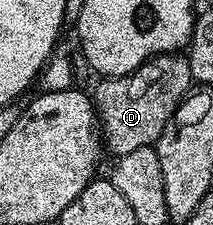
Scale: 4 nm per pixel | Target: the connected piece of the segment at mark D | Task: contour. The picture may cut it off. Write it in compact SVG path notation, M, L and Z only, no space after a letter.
M181 53L156 55L131 73L110 75L99 82L91 98L104 146L115 157L130 155L135 149L154 144L165 128L166 121L194 86L191 65Z

